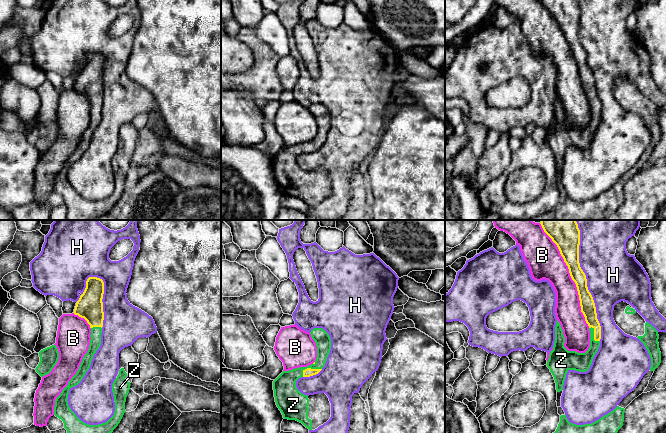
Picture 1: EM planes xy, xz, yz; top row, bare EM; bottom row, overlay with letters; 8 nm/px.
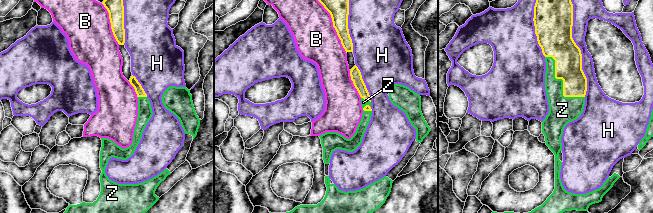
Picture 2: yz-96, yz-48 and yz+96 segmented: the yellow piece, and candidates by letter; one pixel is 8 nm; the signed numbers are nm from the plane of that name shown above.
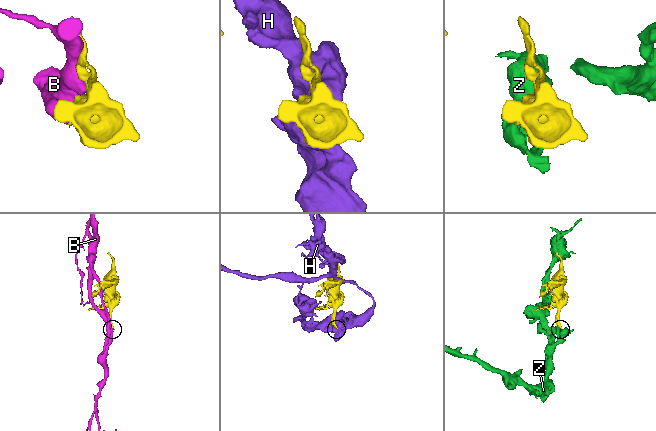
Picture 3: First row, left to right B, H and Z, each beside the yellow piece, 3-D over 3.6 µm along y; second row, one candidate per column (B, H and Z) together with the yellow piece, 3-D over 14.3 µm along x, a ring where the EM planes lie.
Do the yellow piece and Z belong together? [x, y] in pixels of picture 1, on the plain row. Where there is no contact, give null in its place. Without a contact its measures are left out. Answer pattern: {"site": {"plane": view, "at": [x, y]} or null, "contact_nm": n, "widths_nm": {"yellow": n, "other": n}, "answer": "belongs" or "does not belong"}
{"site": {"plane": "xz", "at": [309, 144]}, "contact_nm": 170, "widths_nm": {"yellow": 70, "other": 190}, "answer": "belongs"}

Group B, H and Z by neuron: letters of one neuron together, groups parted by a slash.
B / H / Z

